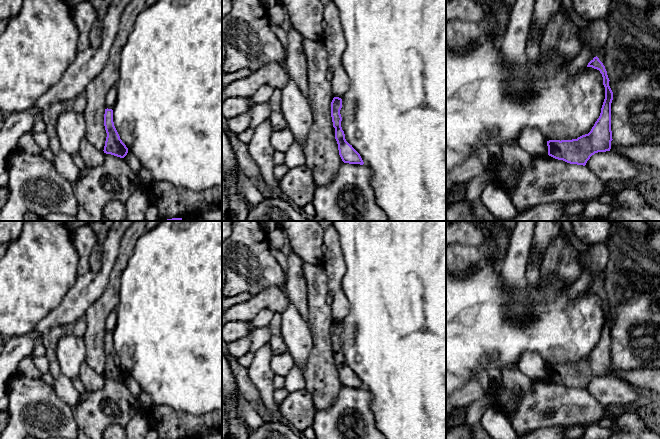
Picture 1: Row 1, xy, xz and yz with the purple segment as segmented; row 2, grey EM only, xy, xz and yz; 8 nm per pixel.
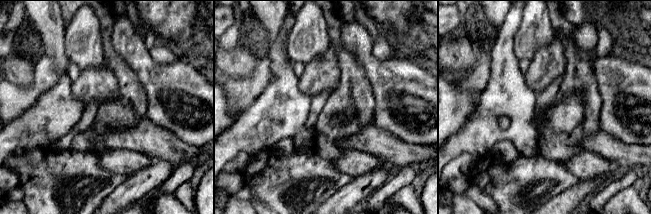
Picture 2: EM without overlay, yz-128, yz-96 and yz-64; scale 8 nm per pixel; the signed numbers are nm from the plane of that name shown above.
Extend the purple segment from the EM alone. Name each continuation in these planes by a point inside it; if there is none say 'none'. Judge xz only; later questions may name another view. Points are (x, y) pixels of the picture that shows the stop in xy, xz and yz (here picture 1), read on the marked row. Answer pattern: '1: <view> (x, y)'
none

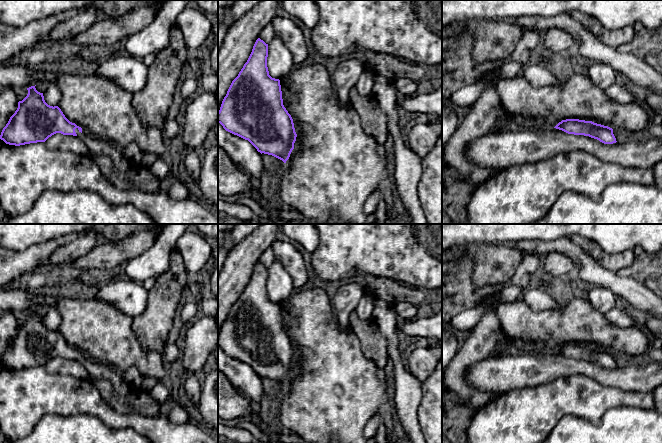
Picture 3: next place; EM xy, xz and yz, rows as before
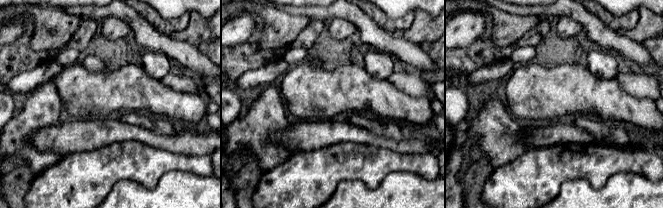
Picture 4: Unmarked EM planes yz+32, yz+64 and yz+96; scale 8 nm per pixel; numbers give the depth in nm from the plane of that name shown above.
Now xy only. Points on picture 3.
1: xy (98, 147)

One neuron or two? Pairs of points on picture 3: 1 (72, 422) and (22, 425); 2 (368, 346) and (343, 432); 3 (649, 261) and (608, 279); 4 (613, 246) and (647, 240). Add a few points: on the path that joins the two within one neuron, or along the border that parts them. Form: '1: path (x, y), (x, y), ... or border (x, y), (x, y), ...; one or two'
1: border (58, 415), (46, 413), (30, 432); two
2: border (354, 335), (361, 352), (385, 369); two
3: border (617, 273), (623, 276), (631, 276), (641, 282); two
4: path (621, 240), (639, 240); one

